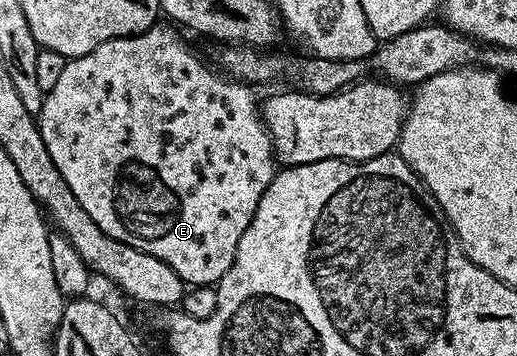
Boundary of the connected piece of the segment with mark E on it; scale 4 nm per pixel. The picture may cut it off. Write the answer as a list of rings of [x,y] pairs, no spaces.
[[[155,24],[154,28],[135,37],[113,37],[108,43],[100,43],[100,47],[88,51],[88,55],[67,60],[56,87],[45,94],[43,109],[36,120],[44,147],[48,147],[52,163],[56,163],[56,171],[64,175],[64,183],[72,187],[72,195],[76,195],[80,207],[92,215],[100,231],[112,235],[112,239],[120,239],[120,243],[128,243],[148,255],[156,255],[156,259],[164,259],[164,263],[168,263],[168,267],[172,267],[172,271],[176,271],[176,275],[180,275],[187,286],[214,285],[232,267],[236,259],[236,247],[248,223],[252,223],[264,191],[272,183],[276,172],[274,147],[271,145],[271,134],[260,116],[259,102],[254,102],[255,90],[241,81],[231,79],[213,64],[205,65],[186,46],[185,39],[181,37],[183,34],[177,28],[162,24]]]

